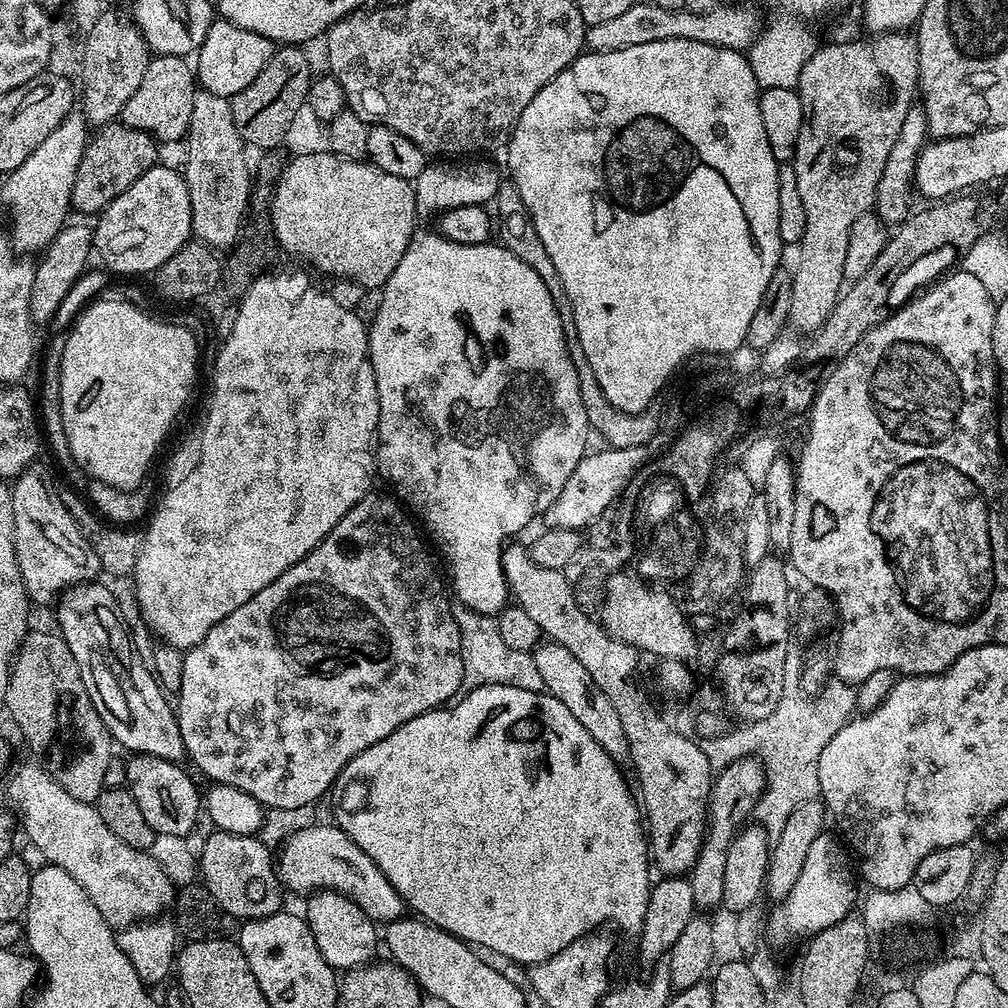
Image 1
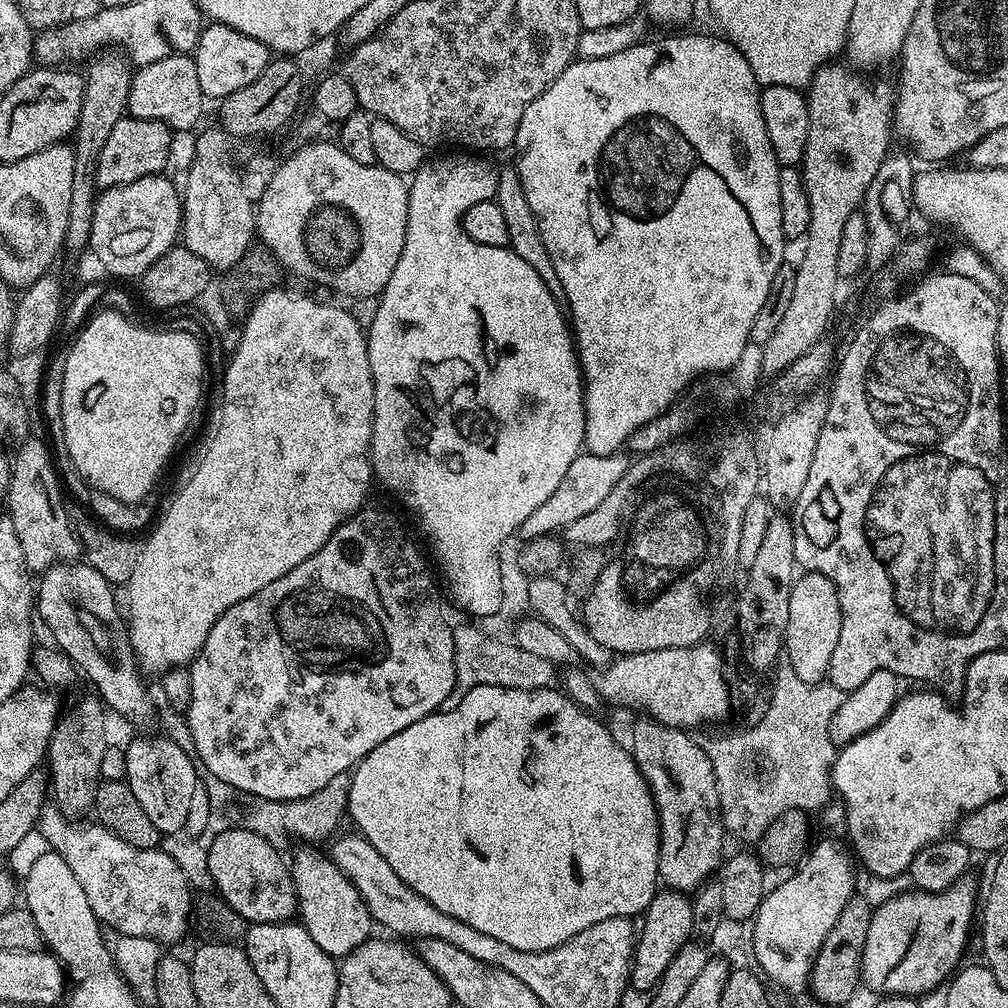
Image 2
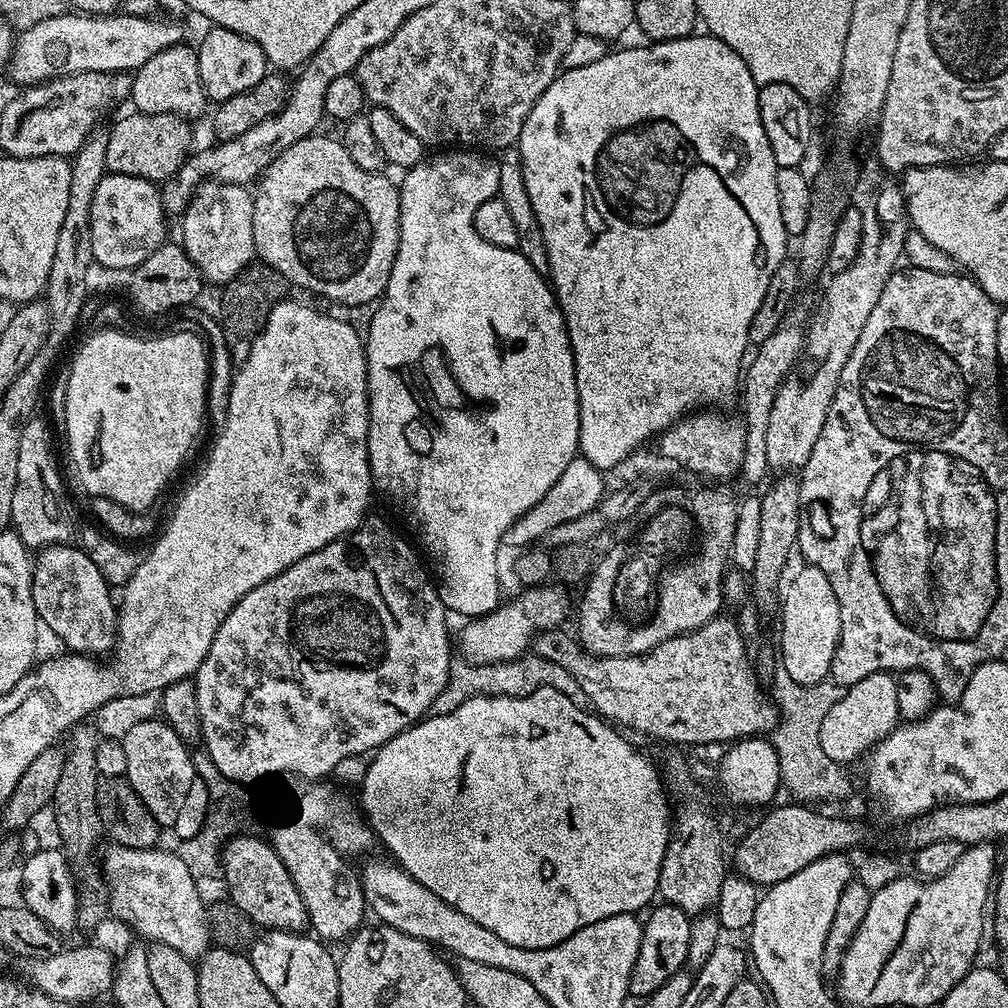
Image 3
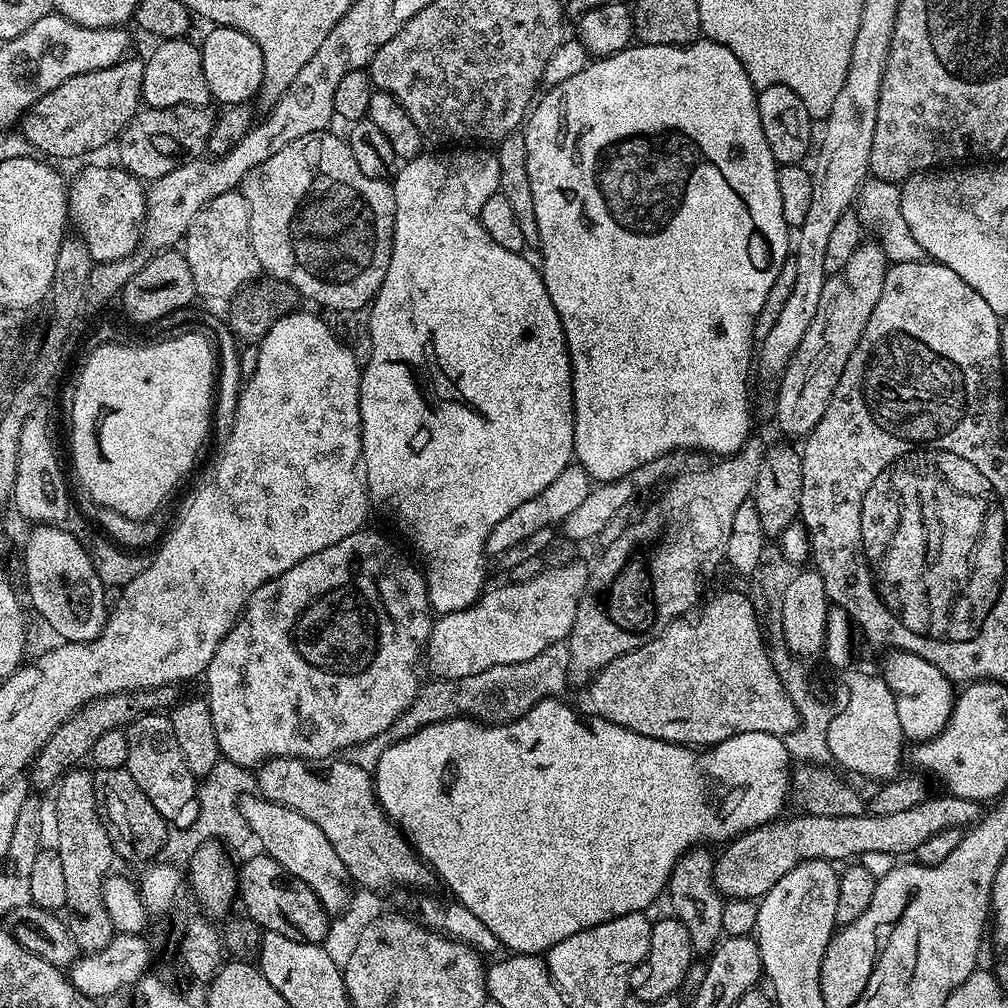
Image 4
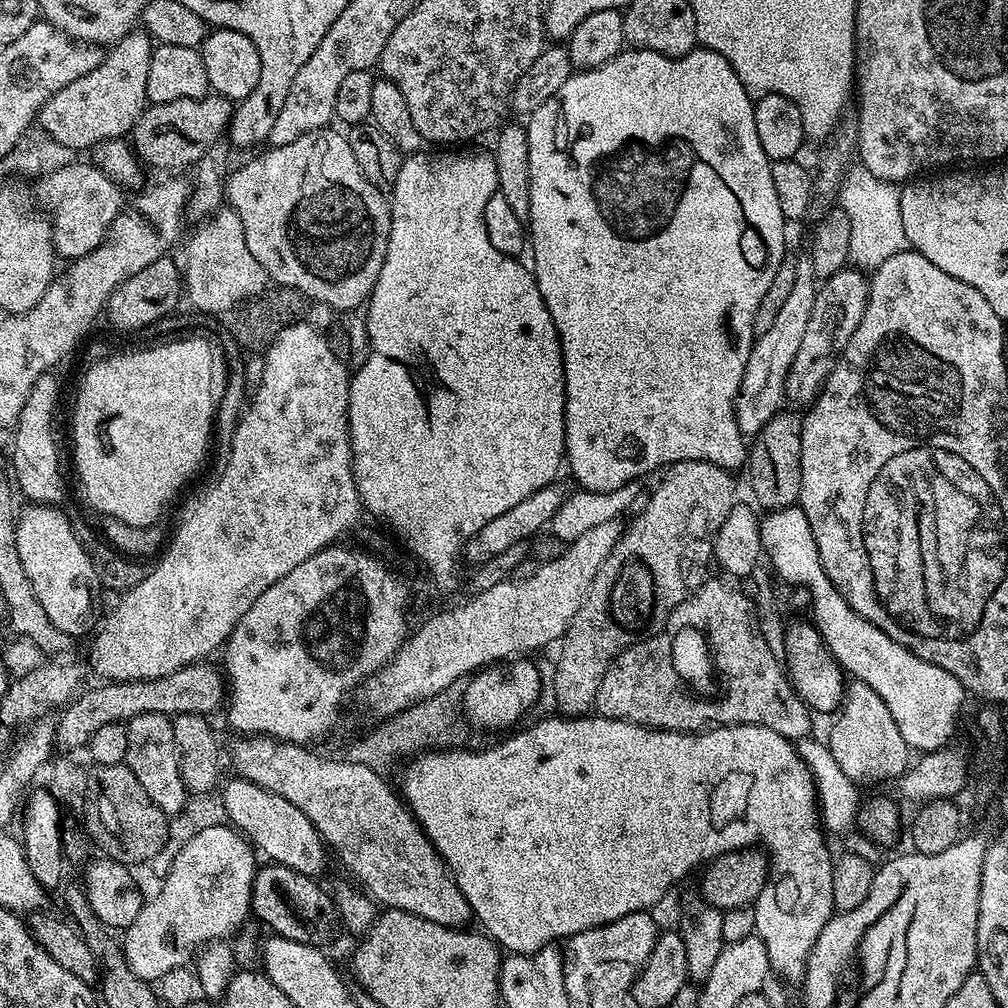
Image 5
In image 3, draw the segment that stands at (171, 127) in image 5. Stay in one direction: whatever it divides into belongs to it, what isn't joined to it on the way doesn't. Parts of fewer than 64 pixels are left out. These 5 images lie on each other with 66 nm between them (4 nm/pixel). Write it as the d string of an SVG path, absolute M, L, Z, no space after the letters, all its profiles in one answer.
M133 111L131 115L122 117L108 132L107 171L130 174L153 182L167 180L184 165L193 147L192 132L188 129L189 121L174 114L146 114Z

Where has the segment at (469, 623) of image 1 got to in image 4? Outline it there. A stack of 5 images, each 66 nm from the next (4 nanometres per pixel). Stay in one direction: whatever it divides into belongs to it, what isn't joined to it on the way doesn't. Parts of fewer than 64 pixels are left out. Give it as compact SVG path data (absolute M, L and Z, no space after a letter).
M551 651L538 654L526 662L517 664L507 664L506 666L494 666L482 674L474 674L459 683L454 680L437 679L436 684L425 683L420 689L420 695L416 697L414 703L401 714L382 734L370 738L361 744L355 744L344 749L342 758L369 774L375 773L378 766L378 758L382 758L384 751L404 740L407 736L413 736L420 728L425 728L431 724L437 724L439 720L451 720L459 708L481 708L482 711L497 712L500 718L515 718L529 712L540 700L556 698L561 695L567 684L570 684L570 676L566 671L565 665L560 664L552 657Z

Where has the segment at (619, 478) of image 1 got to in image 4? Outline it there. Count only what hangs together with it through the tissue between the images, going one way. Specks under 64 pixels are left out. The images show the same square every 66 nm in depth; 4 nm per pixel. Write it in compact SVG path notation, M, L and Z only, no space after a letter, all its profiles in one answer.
M575 462L568 464L566 470L562 470L562 474L558 474L558 478L554 478L554 482L550 482L550 486L542 490L542 494L534 494L534 498L522 502L522 506L510 510L510 514L506 514L506 518L502 518L502 522L498 522L494 530L490 530L490 538L484 547L485 553L489 557L499 558L504 551L516 546L518 542L525 541L530 534L537 533L539 529L563 525L564 519L574 510L578 510L578 506L585 501L593 487L594 481L586 474L584 468Z

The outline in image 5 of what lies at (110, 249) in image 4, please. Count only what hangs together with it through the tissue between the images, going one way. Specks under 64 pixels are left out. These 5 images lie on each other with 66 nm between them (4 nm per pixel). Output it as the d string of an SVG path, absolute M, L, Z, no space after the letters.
M92 162L64 164L61 168L56 166L45 171L40 178L34 191L34 200L50 217L52 242L56 246L57 257L68 256L69 261L77 260L79 256L90 254L90 250L104 243L108 227L126 203L120 185Z

